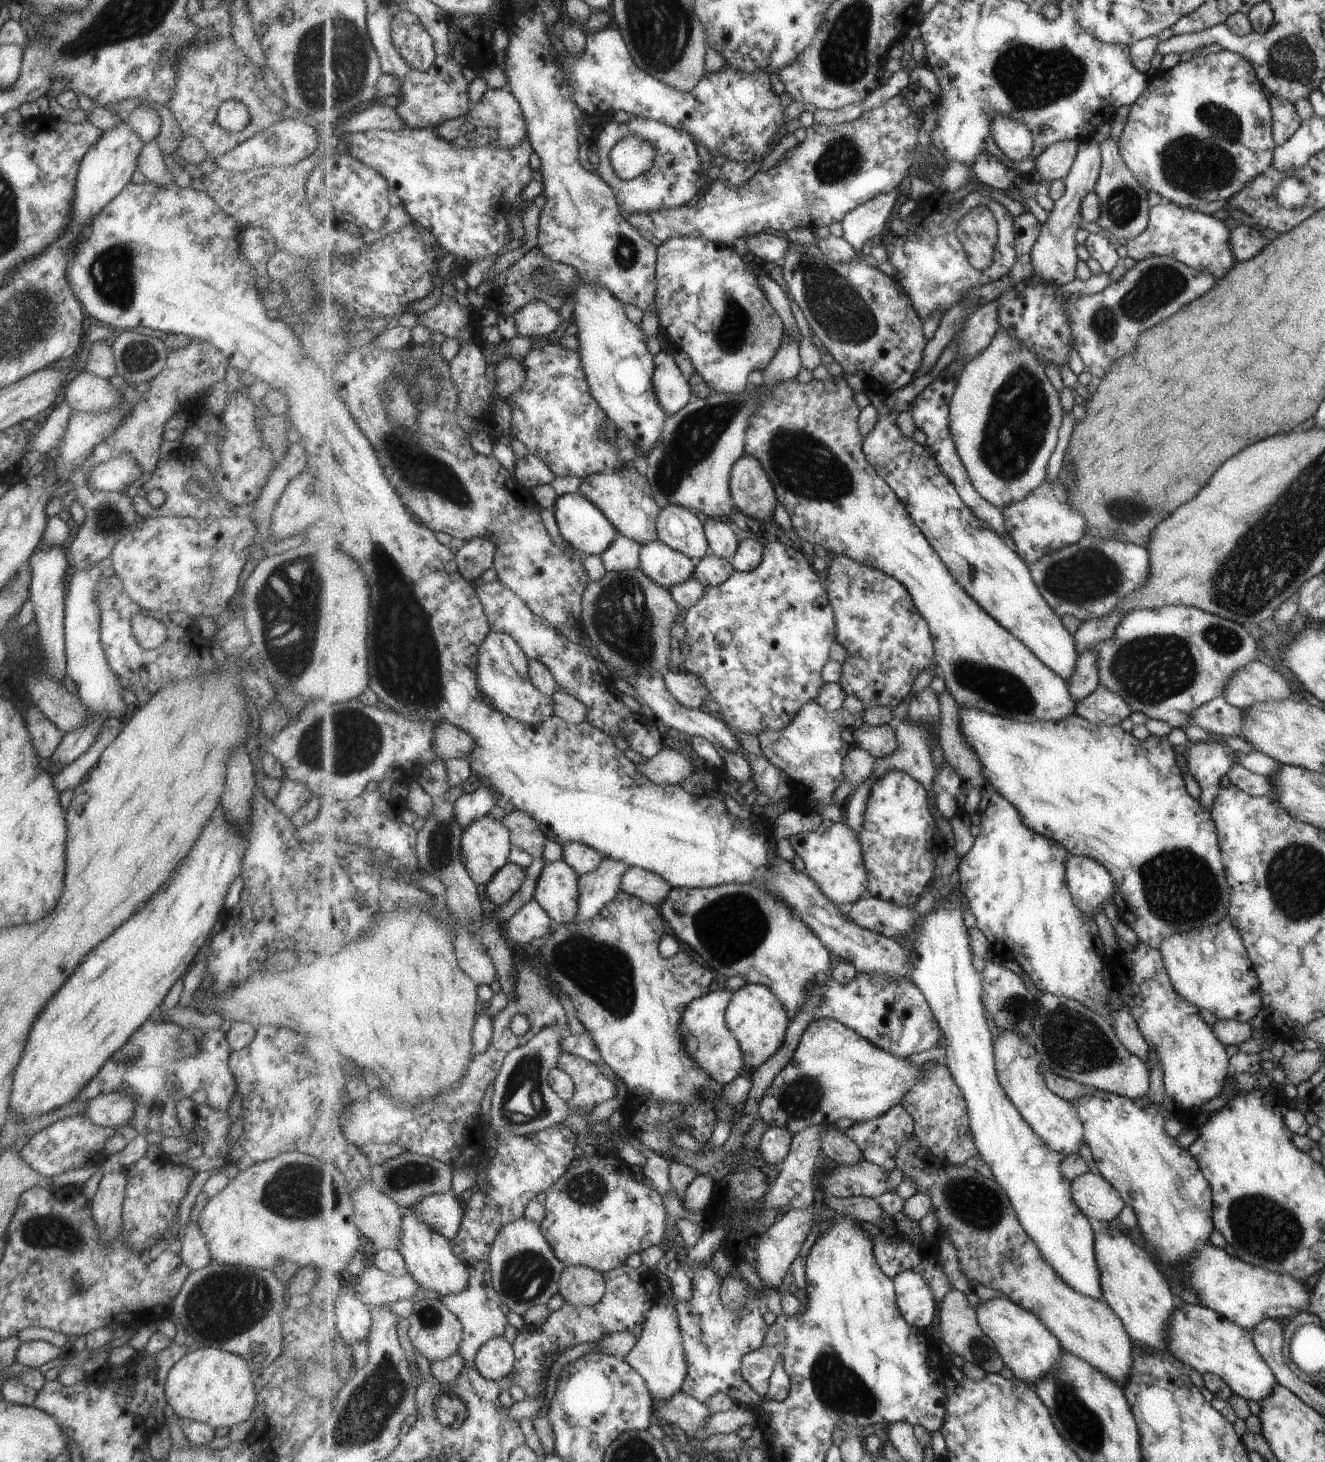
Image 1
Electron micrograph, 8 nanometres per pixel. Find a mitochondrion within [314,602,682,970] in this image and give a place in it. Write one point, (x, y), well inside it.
(440, 851)

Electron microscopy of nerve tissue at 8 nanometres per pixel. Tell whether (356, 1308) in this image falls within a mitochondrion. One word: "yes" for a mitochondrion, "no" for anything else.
no

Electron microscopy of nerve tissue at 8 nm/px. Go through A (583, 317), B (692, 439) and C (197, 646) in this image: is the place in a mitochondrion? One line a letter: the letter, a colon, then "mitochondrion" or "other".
A: other
B: mitochondrion
C: other

